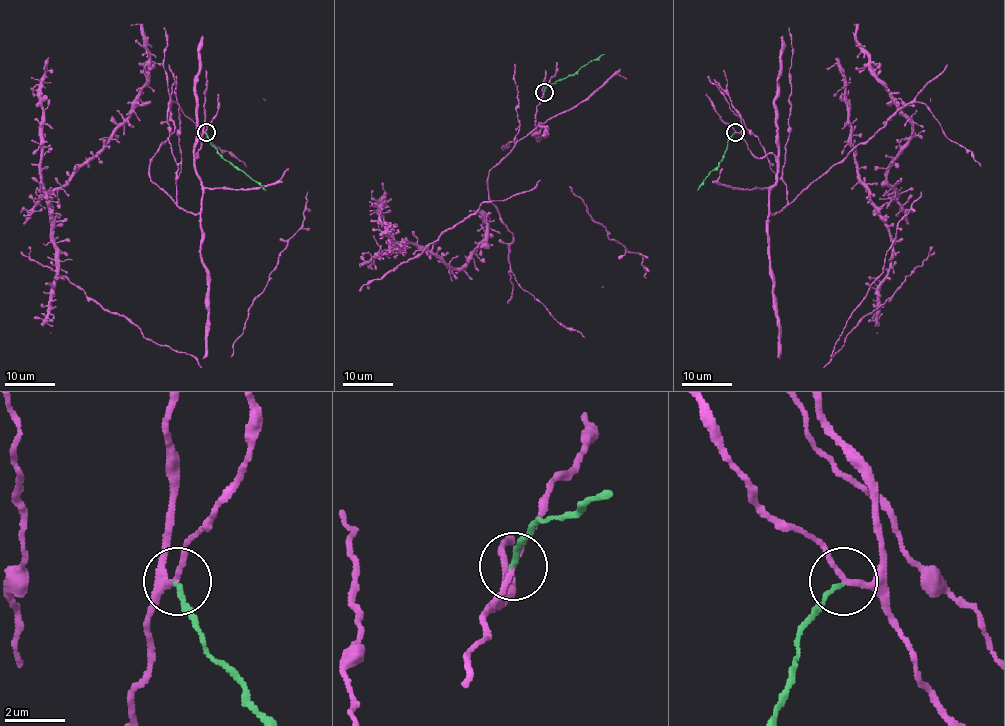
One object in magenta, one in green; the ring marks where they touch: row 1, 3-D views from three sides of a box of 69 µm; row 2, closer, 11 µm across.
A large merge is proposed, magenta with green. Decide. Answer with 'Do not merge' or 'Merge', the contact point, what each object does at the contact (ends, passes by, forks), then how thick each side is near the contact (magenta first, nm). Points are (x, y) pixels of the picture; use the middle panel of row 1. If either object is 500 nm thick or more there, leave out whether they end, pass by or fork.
Do not merge. Place: (544, 92). At the ring magenta passes by. At the ring green ends. Thickness 180 nm (magenta) against 150 nm

